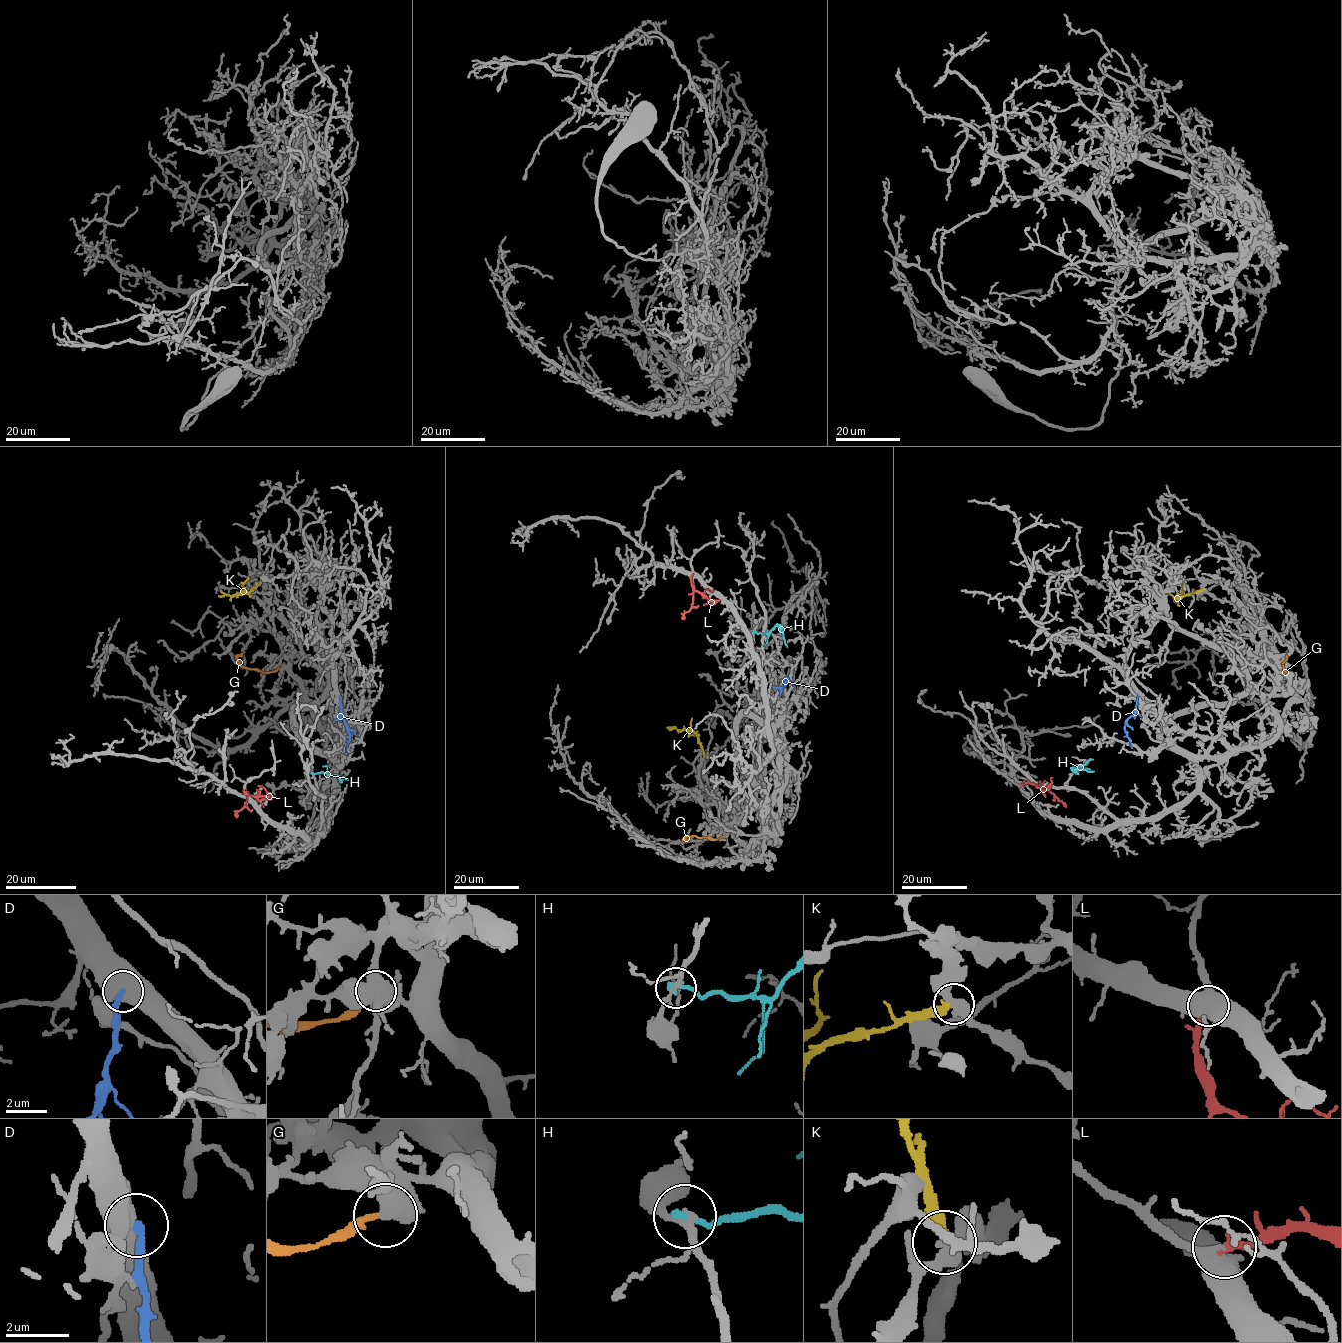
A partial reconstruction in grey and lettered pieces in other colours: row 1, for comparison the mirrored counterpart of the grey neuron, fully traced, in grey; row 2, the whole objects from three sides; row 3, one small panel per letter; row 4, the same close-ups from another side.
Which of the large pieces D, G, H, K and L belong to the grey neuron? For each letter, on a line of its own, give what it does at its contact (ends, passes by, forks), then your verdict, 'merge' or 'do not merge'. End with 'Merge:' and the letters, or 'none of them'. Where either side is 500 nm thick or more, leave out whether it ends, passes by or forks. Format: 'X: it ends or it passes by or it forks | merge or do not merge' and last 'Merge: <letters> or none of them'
D: do not merge
G: do not merge
H: it ends | do not merge
K: it ends | do not merge
L: it ends | merge
Merge: L

